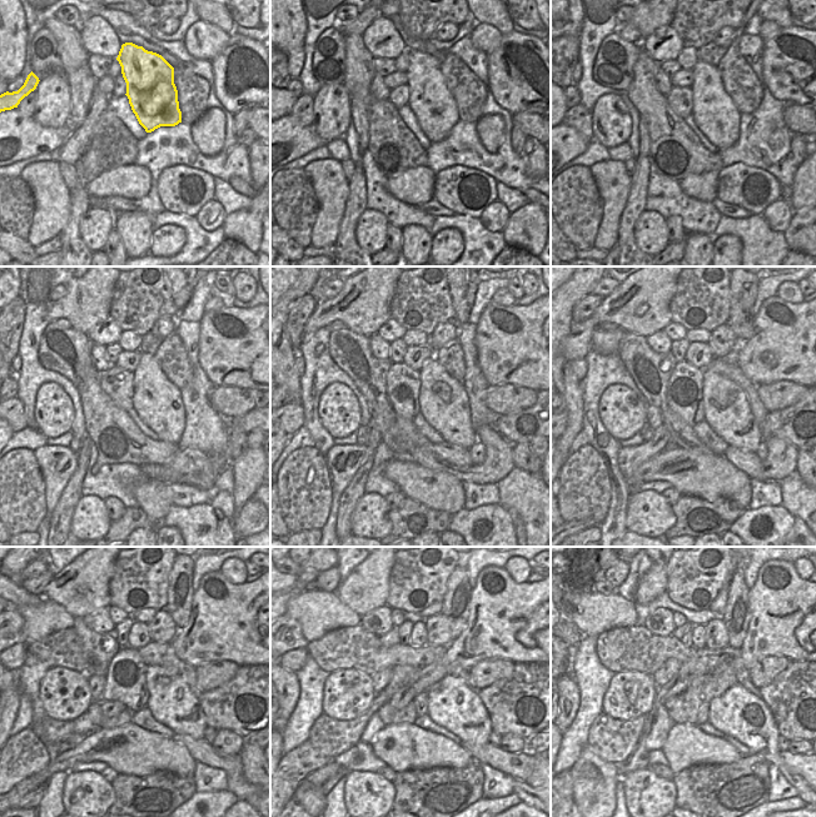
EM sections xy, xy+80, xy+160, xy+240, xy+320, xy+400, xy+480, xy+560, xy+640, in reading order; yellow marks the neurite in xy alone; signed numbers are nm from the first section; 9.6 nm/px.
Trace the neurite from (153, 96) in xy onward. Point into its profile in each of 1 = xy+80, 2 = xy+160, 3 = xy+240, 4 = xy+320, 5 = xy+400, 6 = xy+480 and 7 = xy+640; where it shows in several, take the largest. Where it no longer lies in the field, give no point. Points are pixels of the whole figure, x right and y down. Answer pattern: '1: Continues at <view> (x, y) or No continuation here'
1: Continues at xy+80 (429, 99)
2: Continues at xy+160 (716, 115)
3: Continues at xy+240 (158, 400)
4: Continues at xy+320 (443, 402)
5: Continues at xy+400 (726, 407)
6: Continues at xy+480 (172, 702)
7: Continues at xy+640 (739, 713)

